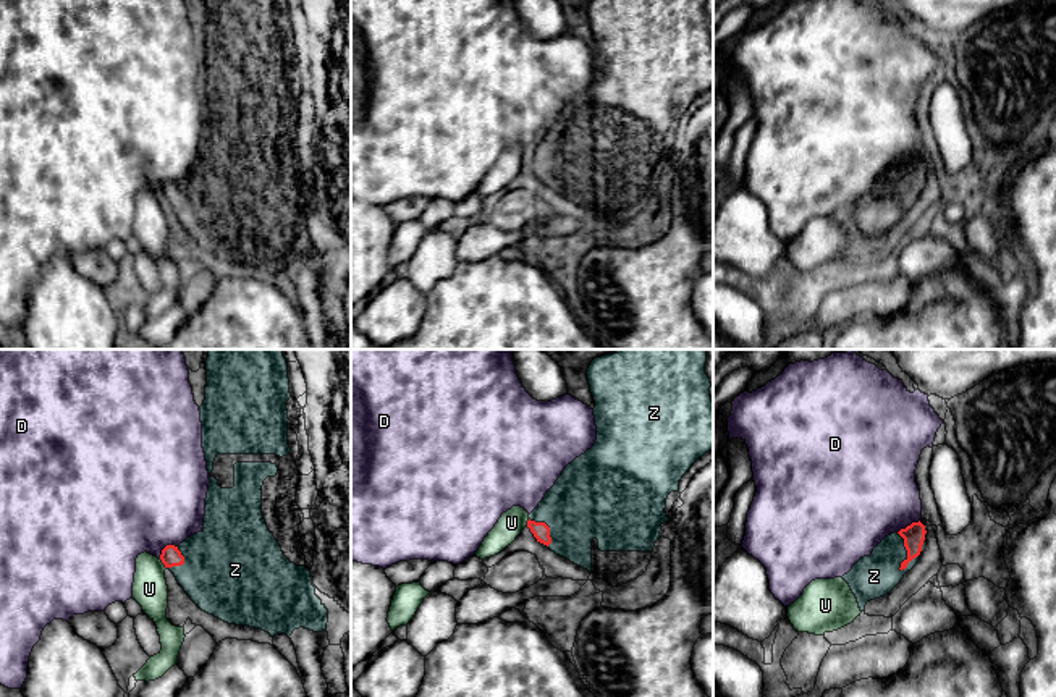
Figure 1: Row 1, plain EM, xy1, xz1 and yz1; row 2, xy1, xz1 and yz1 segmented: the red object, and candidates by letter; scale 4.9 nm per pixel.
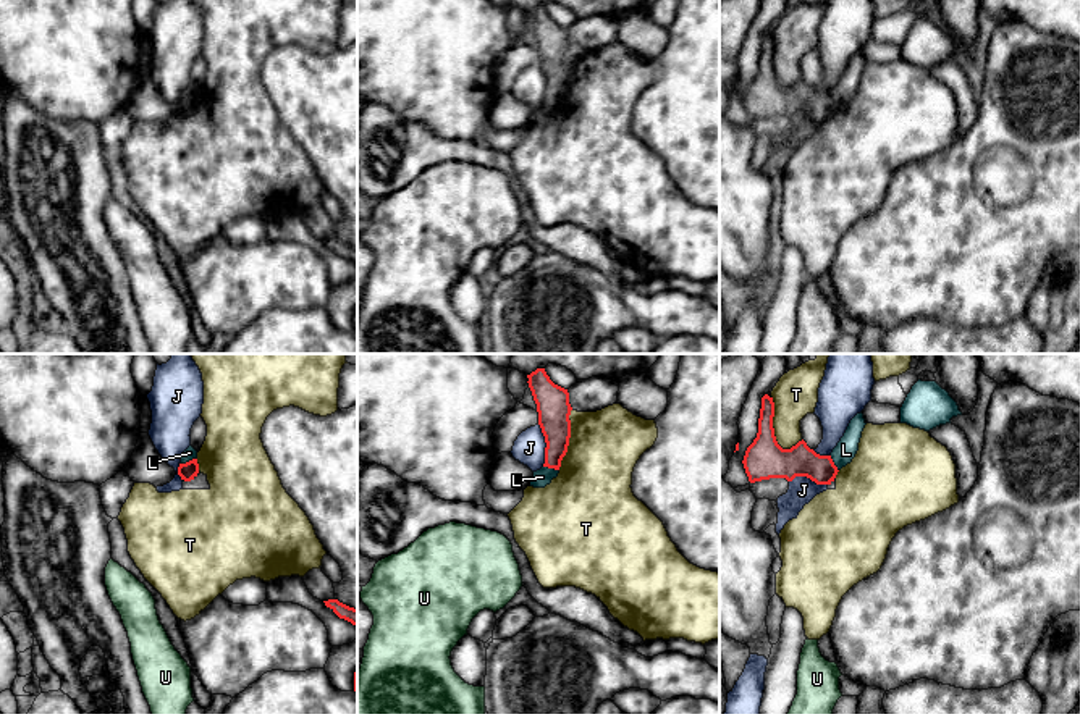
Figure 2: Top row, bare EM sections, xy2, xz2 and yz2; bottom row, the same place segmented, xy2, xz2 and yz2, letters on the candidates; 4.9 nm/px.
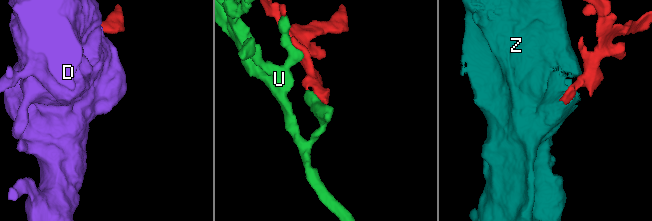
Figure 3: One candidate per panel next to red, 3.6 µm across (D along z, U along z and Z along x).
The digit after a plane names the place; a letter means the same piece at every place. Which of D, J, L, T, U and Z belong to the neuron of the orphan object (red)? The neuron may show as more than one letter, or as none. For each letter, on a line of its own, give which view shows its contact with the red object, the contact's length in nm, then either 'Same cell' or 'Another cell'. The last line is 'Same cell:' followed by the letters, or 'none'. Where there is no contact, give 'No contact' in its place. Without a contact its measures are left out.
D: Touches red in xy1. Shared border 120 nm. Another cell
J: Touches red in xz2. Shared border 220 nm. Another cell
L: Touches red in xy2. Shared border 90 nm. Another cell
T: Touches red in yz2. Shared border 280 nm. Another cell
U: Touches red in xy1. Shared border 60 nm. Another cell
Z: Touches red in yz1. Shared border 200 nm. Same cell
Same cell: Z

